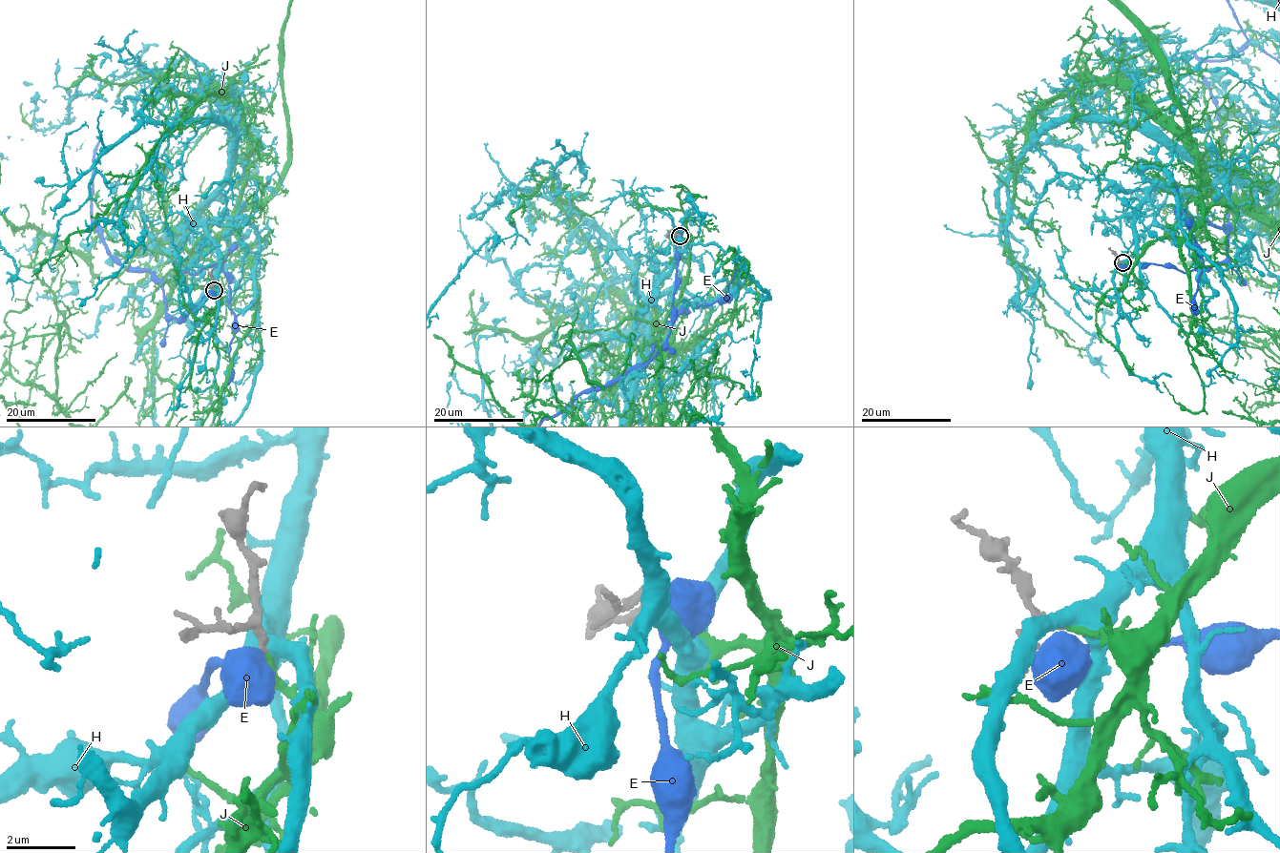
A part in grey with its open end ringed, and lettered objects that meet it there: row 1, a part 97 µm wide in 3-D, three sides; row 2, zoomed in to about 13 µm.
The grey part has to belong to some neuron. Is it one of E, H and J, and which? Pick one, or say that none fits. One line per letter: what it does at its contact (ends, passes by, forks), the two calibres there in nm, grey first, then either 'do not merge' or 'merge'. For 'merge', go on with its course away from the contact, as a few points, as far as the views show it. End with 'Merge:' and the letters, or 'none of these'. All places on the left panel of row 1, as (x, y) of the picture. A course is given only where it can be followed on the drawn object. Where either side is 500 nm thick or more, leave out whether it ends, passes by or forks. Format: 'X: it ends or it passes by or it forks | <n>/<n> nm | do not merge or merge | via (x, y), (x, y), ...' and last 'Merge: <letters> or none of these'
E: 150/650 nm | do not merge
H: 160/500 nm | do not merge
J: it ends | 150/170 nm | merge
Merge: J

